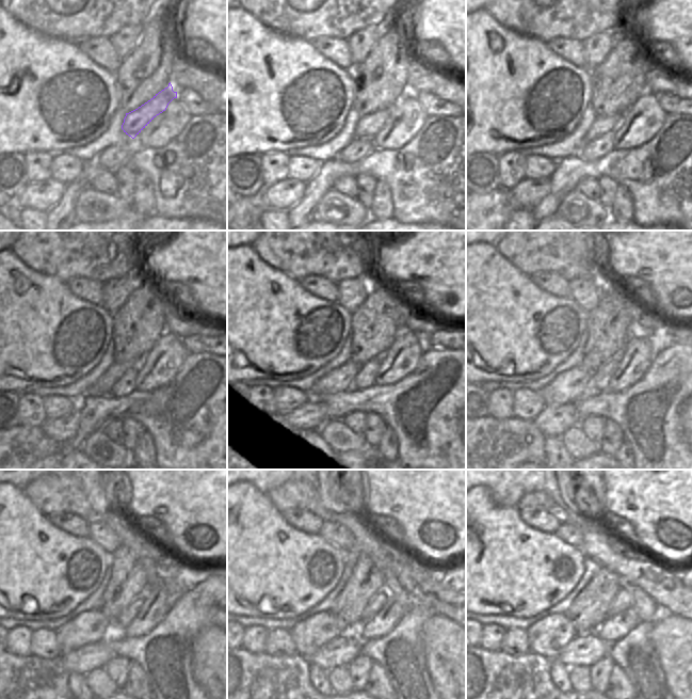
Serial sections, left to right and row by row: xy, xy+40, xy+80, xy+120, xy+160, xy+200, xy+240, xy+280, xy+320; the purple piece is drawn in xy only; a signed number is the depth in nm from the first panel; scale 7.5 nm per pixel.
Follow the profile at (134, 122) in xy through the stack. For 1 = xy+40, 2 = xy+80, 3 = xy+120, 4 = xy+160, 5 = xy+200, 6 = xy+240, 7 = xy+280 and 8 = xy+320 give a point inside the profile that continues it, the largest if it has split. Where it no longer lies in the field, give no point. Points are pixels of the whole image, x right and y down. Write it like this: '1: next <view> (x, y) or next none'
1: next xy+40 (368, 126)
2: next xy+80 (601, 125)
3: next xy+120 (103, 385)
4: next xy+160 (340, 379)
5: next xy+200 (573, 384)
6: next xy+240 (90, 626)
7: next xy+280 (309, 635)
8: next xy+320 (547, 637)

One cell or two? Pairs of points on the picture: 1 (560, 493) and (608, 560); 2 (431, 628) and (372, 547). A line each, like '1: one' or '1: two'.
1: two
2: two

